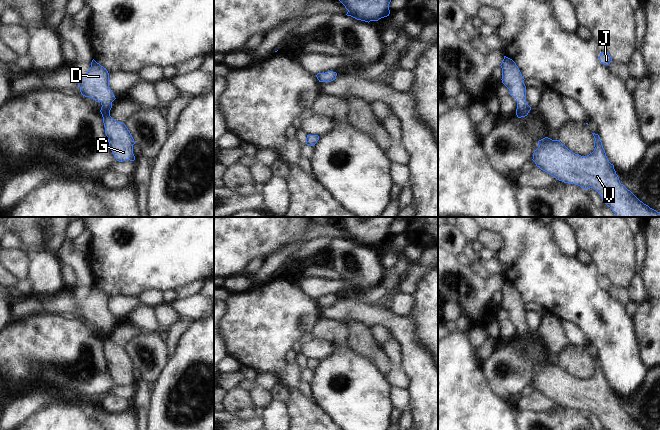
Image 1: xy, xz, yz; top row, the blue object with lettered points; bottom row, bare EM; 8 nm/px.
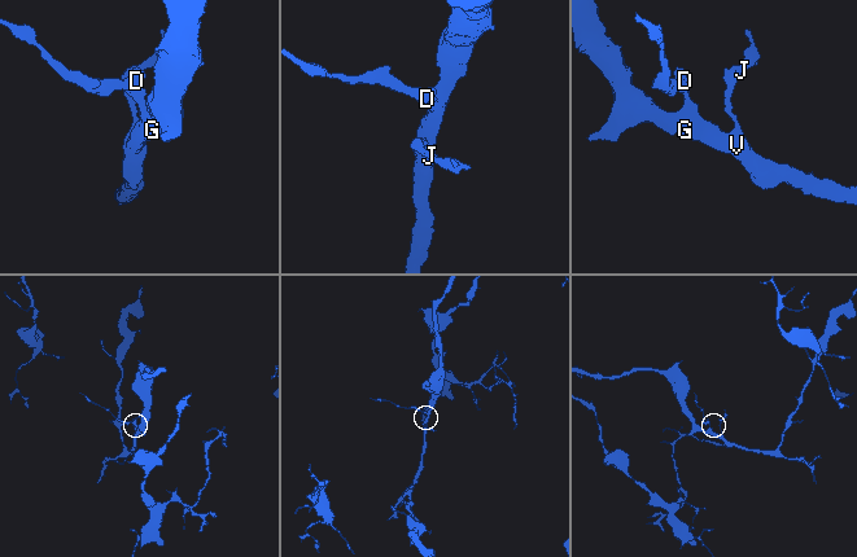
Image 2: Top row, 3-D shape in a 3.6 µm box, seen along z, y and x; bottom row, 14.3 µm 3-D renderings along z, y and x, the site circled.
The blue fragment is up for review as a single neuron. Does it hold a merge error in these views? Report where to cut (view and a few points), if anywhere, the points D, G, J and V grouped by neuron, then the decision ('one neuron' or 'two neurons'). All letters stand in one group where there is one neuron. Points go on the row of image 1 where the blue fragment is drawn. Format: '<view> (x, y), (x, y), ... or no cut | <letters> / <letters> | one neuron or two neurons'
no cut | D G J V | one neuron

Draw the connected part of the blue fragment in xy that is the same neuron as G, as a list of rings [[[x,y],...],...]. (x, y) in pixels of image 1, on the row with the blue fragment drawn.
[[[94,59],[88,72],[82,76],[77,76],[80,92],[85,97],[90,97],[96,102],[100,102],[101,114],[105,127],[109,147],[119,162],[126,160],[134,161],[133,145],[135,144],[130,131],[124,123],[115,121],[110,116],[112,102],[116,99],[109,87],[109,73]]]

